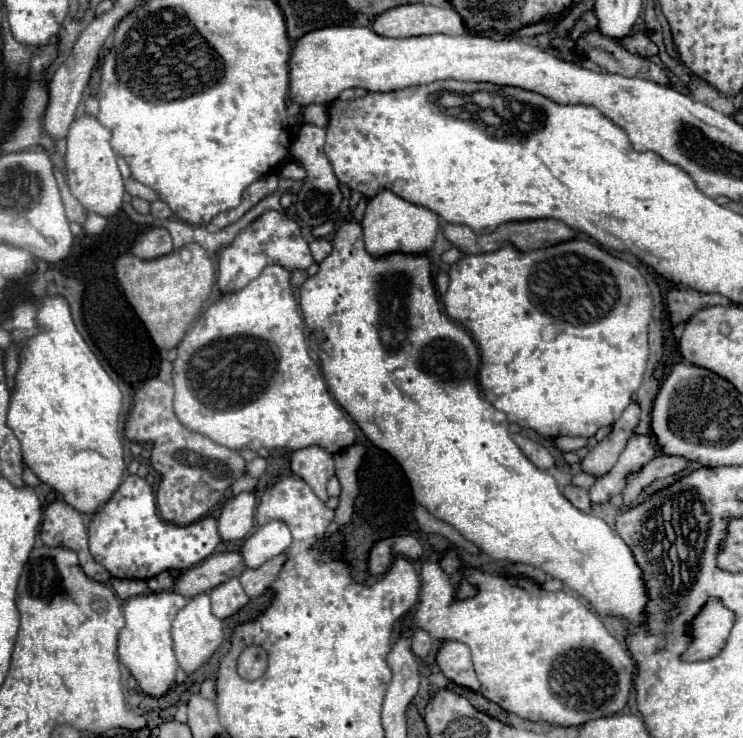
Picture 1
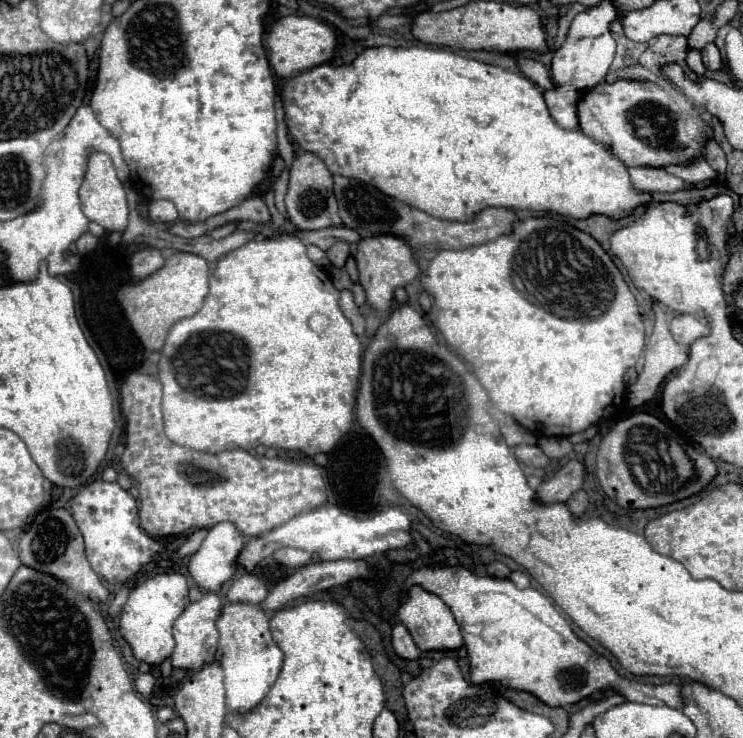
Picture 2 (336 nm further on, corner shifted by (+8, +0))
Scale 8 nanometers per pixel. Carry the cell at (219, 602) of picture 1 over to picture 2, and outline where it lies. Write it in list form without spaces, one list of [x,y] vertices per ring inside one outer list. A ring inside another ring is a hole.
[[[225,602],[221,616],[217,618],[217,630],[221,634],[221,640],[215,658],[225,674],[227,710],[239,714],[249,712],[267,696],[269,688],[277,680],[283,662],[283,652],[271,638],[269,620],[261,606]]]

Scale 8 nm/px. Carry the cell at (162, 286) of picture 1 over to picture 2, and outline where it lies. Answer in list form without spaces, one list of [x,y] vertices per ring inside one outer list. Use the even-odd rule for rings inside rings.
[[[175,252],[171,258],[165,260],[165,266],[161,270],[157,270],[153,276],[127,284],[117,292],[117,300],[119,300],[121,308],[125,310],[125,316],[131,324],[133,332],[137,334],[137,338],[141,340],[141,344],[147,350],[161,350],[169,328],[177,320],[199,312],[199,308],[209,292],[207,278],[209,278],[209,266],[201,256]]]

